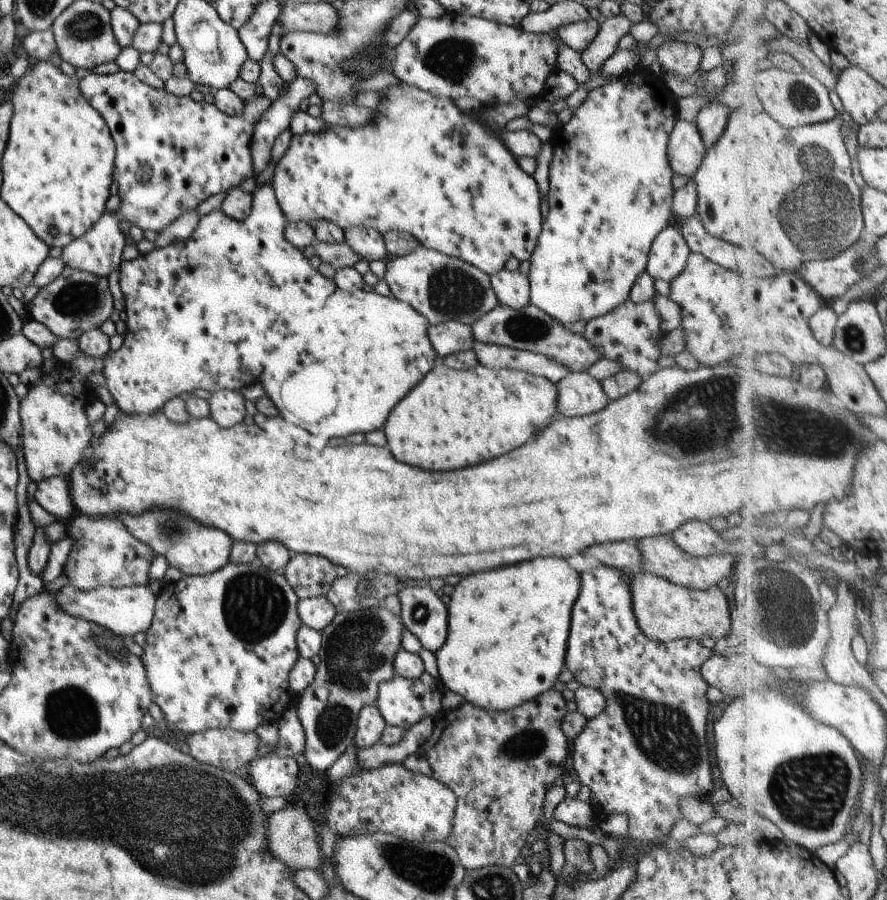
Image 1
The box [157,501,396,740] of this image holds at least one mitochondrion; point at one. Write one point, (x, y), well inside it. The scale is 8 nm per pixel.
(254, 606)

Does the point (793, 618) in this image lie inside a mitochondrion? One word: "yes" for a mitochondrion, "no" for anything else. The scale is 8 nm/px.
yes

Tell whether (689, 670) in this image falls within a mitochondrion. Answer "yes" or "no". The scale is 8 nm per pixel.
no

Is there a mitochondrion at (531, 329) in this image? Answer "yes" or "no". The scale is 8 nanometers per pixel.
yes

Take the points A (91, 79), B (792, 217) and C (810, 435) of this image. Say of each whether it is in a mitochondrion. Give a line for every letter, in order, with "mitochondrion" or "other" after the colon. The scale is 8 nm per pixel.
A: other
B: mitochondrion
C: mitochondrion

